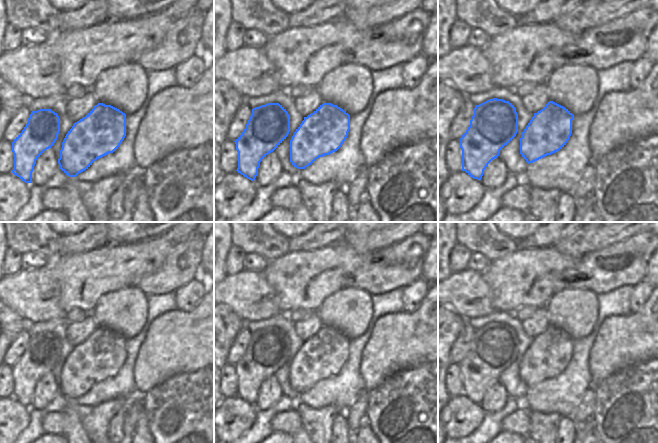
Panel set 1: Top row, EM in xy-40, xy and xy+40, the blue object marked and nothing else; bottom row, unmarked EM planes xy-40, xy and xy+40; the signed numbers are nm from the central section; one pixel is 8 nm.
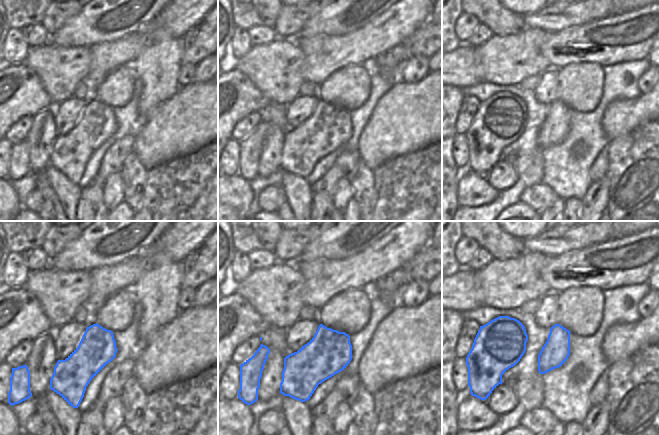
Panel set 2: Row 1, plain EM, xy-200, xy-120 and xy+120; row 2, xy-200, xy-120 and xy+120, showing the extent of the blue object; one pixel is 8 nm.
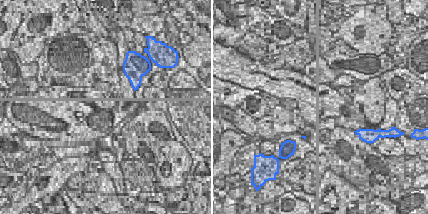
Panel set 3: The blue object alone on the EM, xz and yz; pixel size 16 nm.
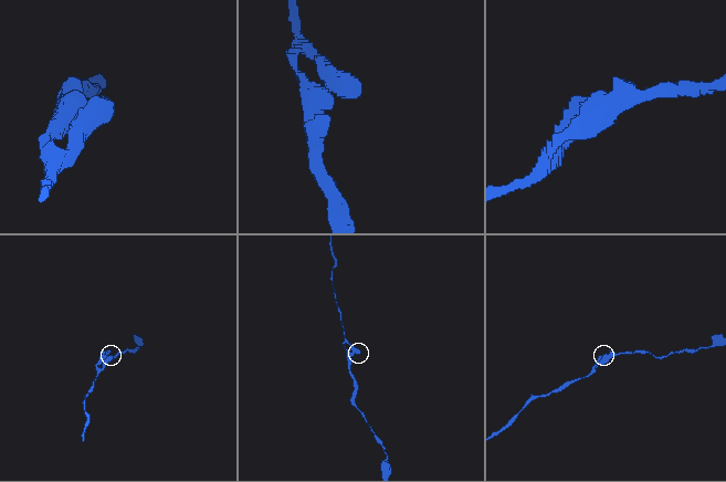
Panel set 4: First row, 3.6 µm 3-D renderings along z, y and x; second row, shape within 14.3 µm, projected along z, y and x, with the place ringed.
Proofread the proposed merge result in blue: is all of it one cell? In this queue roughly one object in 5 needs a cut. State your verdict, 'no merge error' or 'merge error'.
no merge error

